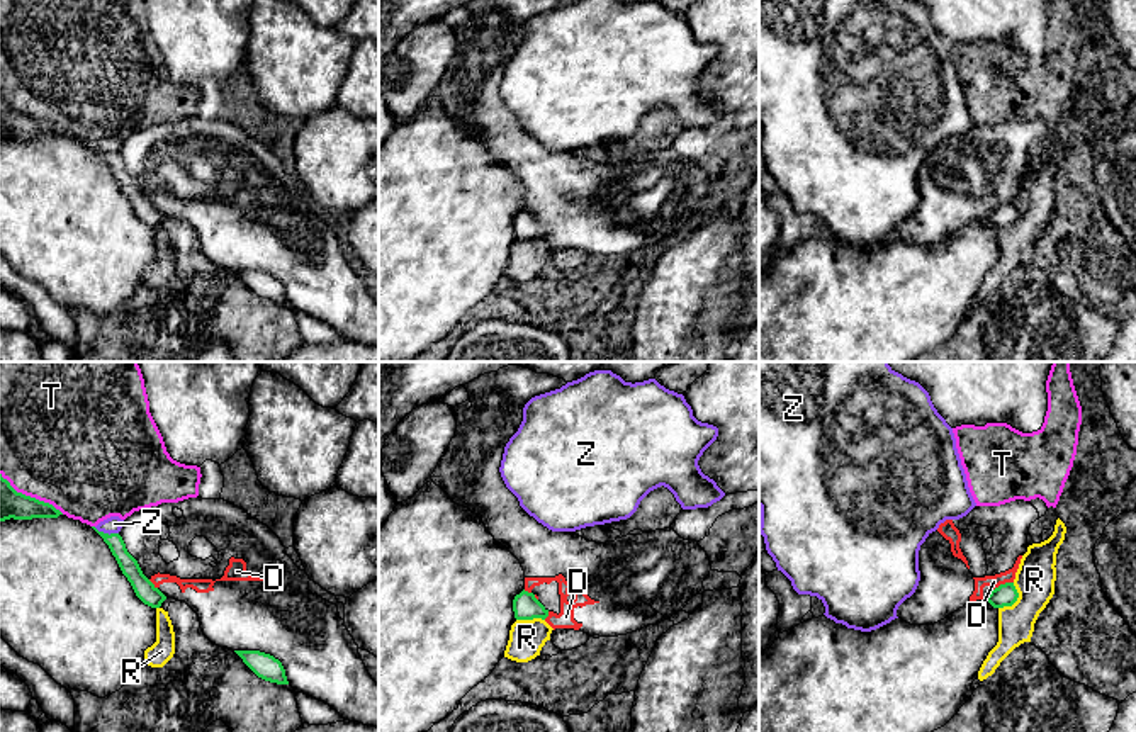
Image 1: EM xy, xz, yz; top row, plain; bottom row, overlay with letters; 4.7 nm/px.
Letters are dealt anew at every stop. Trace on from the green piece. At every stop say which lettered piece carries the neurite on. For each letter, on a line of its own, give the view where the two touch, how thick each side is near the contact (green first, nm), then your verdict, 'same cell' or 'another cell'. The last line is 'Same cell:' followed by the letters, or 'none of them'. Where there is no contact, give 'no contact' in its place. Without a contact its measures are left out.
D: yz | 110/60 nm | another cell
R: yz | 110/190 nm | another cell
T: xy | 130/500 nm | another cell
Z: xy | 90/80 nm | another cell
Same cell: none of them

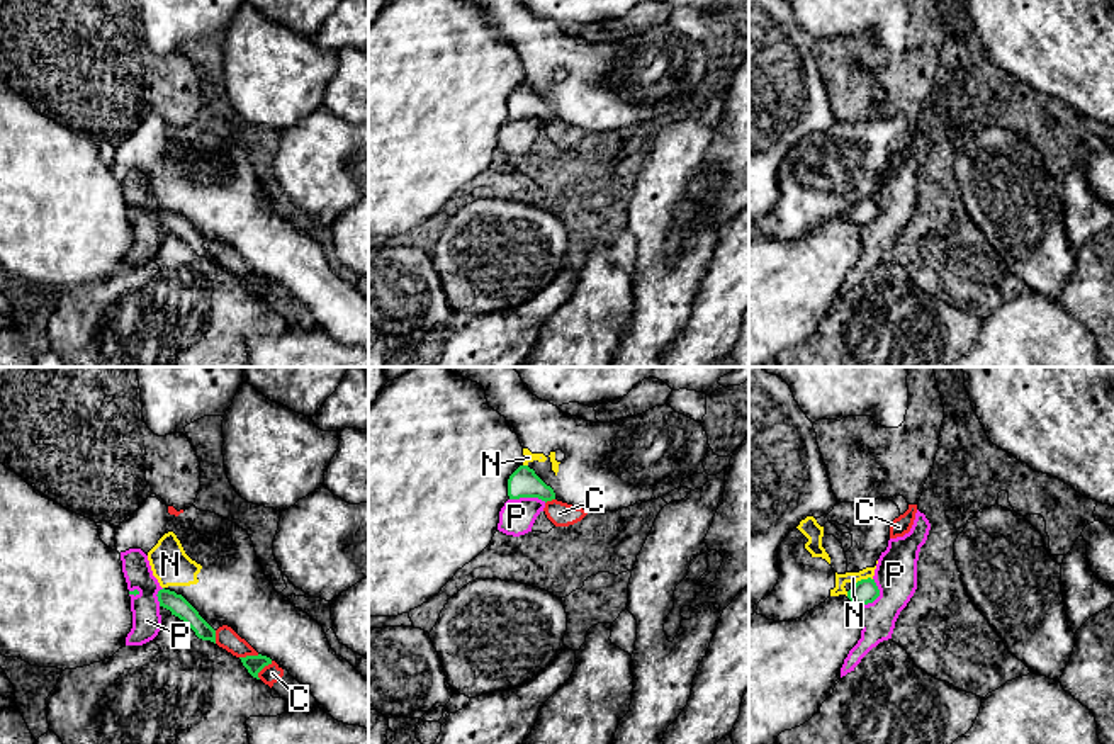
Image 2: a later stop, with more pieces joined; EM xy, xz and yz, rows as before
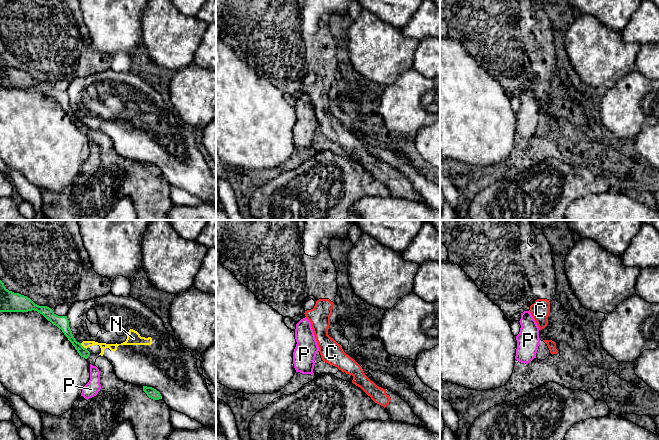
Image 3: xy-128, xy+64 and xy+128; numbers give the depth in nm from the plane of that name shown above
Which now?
C: xy | 80/90 nm | another cell
N: yz | 120/60 nm | another cell
P: xz | 140/170 nm | another cell
Same cell: none of them

